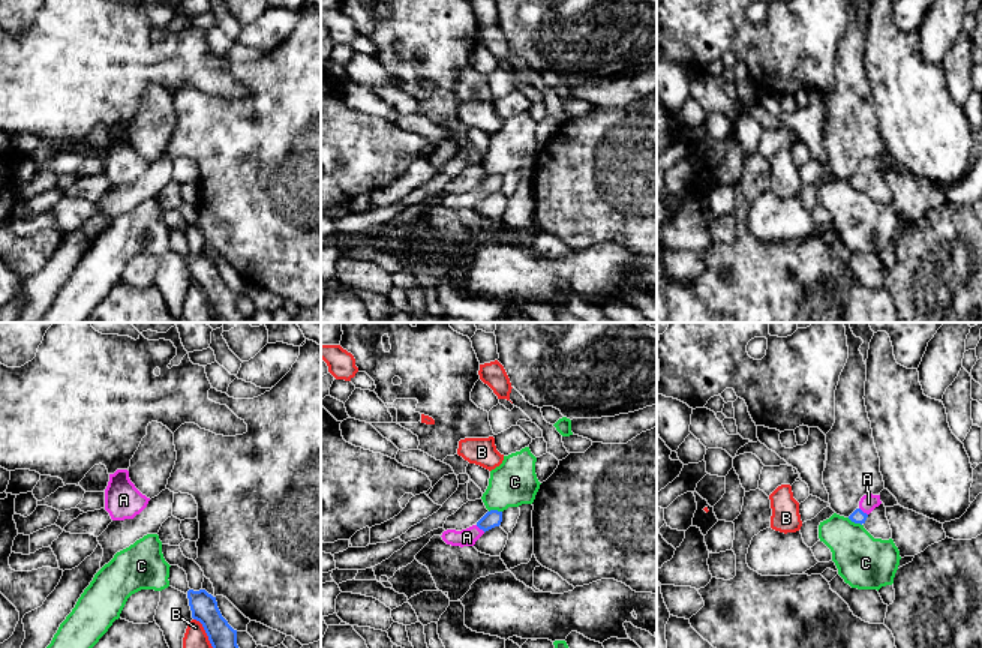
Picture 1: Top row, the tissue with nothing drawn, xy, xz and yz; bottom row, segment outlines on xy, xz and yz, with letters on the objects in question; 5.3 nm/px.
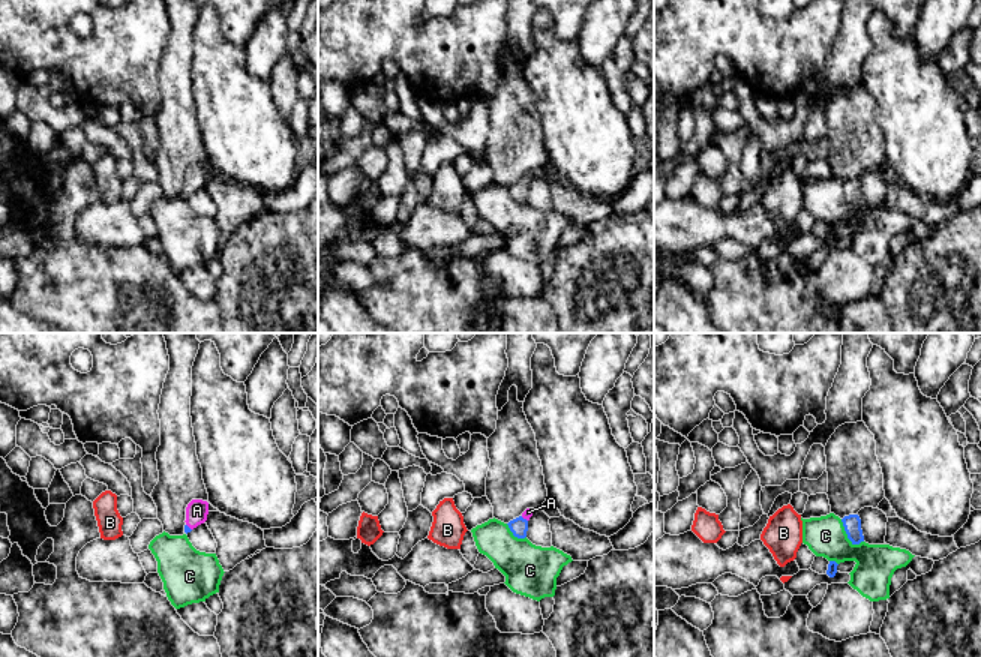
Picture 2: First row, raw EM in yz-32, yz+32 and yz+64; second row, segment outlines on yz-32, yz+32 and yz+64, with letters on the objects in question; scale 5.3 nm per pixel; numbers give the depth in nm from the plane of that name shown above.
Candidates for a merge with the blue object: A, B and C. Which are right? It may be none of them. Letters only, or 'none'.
A

